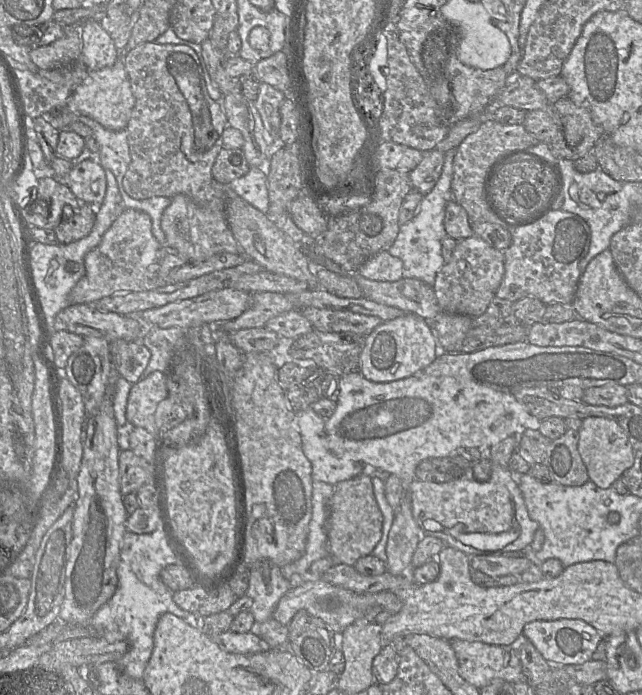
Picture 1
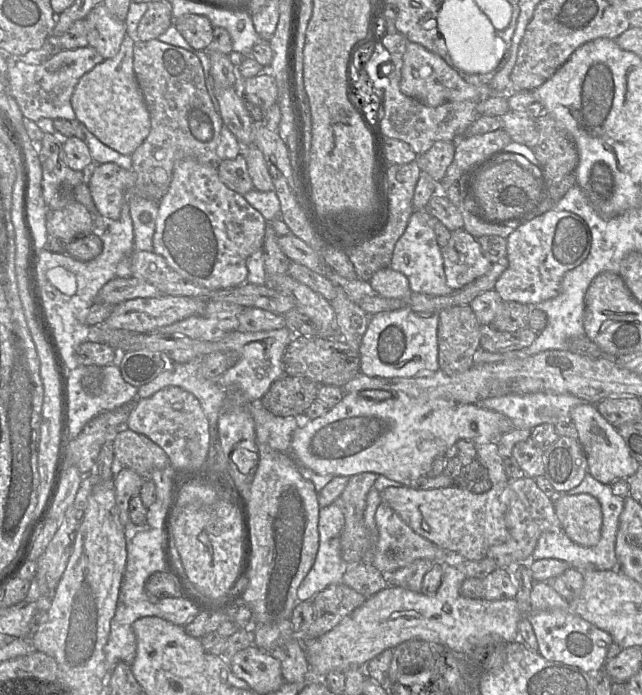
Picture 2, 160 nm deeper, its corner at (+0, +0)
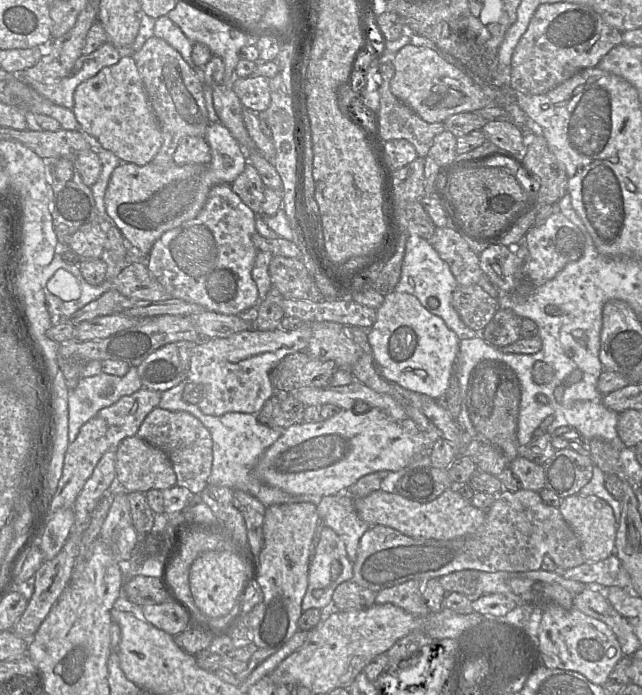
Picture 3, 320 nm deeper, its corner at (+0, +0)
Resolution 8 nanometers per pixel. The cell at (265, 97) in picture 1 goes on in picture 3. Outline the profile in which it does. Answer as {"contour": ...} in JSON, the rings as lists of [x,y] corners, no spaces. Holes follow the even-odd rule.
{"contour":[[[235,76],[232,89],[244,108],[253,112],[266,111],[271,103],[270,79],[265,76],[239,78]]]}

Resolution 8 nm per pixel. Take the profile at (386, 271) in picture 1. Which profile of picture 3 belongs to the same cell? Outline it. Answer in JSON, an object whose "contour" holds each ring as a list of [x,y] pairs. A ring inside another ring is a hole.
{"contour":[[[392,291],[384,296],[382,305],[377,309],[377,318],[368,329],[368,342],[375,364],[381,374],[399,386],[438,400],[450,385],[454,365],[459,352],[460,340],[450,330],[443,319],[430,313],[412,294]]]}

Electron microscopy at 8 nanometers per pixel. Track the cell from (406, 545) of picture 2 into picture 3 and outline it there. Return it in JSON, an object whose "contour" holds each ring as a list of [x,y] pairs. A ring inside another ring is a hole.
{"contour":[[[520,488],[518,491],[515,491],[515,492],[511,492],[504,489],[500,494],[495,494],[495,501],[492,504],[492,506],[486,511],[486,516],[483,524],[474,532],[459,538],[455,538],[451,540],[414,539],[387,526],[383,526],[383,525],[371,526],[361,537],[361,540],[358,546],[357,558],[353,563],[352,580],[355,581],[359,586],[378,593],[382,589],[390,588],[390,587],[402,584],[404,582],[407,582],[409,580],[420,580],[420,581],[426,582],[431,578],[440,578],[449,573],[461,571],[461,570],[467,570],[467,569],[478,570],[483,572],[496,572],[496,571],[526,572],[526,571],[532,571],[532,570],[539,570],[541,569],[544,555],[548,555],[554,561],[554,563],[557,565],[558,568],[564,569],[564,570],[582,565],[586,561],[584,556],[582,555],[580,542],[577,535],[574,533],[571,527],[566,523],[558,508],[549,506],[546,503],[544,503],[540,498],[538,492],[535,492],[532,490],[526,490],[523,488]]]}

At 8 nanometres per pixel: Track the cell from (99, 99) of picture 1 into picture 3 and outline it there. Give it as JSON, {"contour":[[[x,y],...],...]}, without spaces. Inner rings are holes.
{"contour":[[[133,56],[121,58],[116,64],[102,68],[95,76],[79,84],[74,91],[73,100],[72,111],[76,120],[103,148],[126,163],[145,165],[152,162],[163,138]]]}

